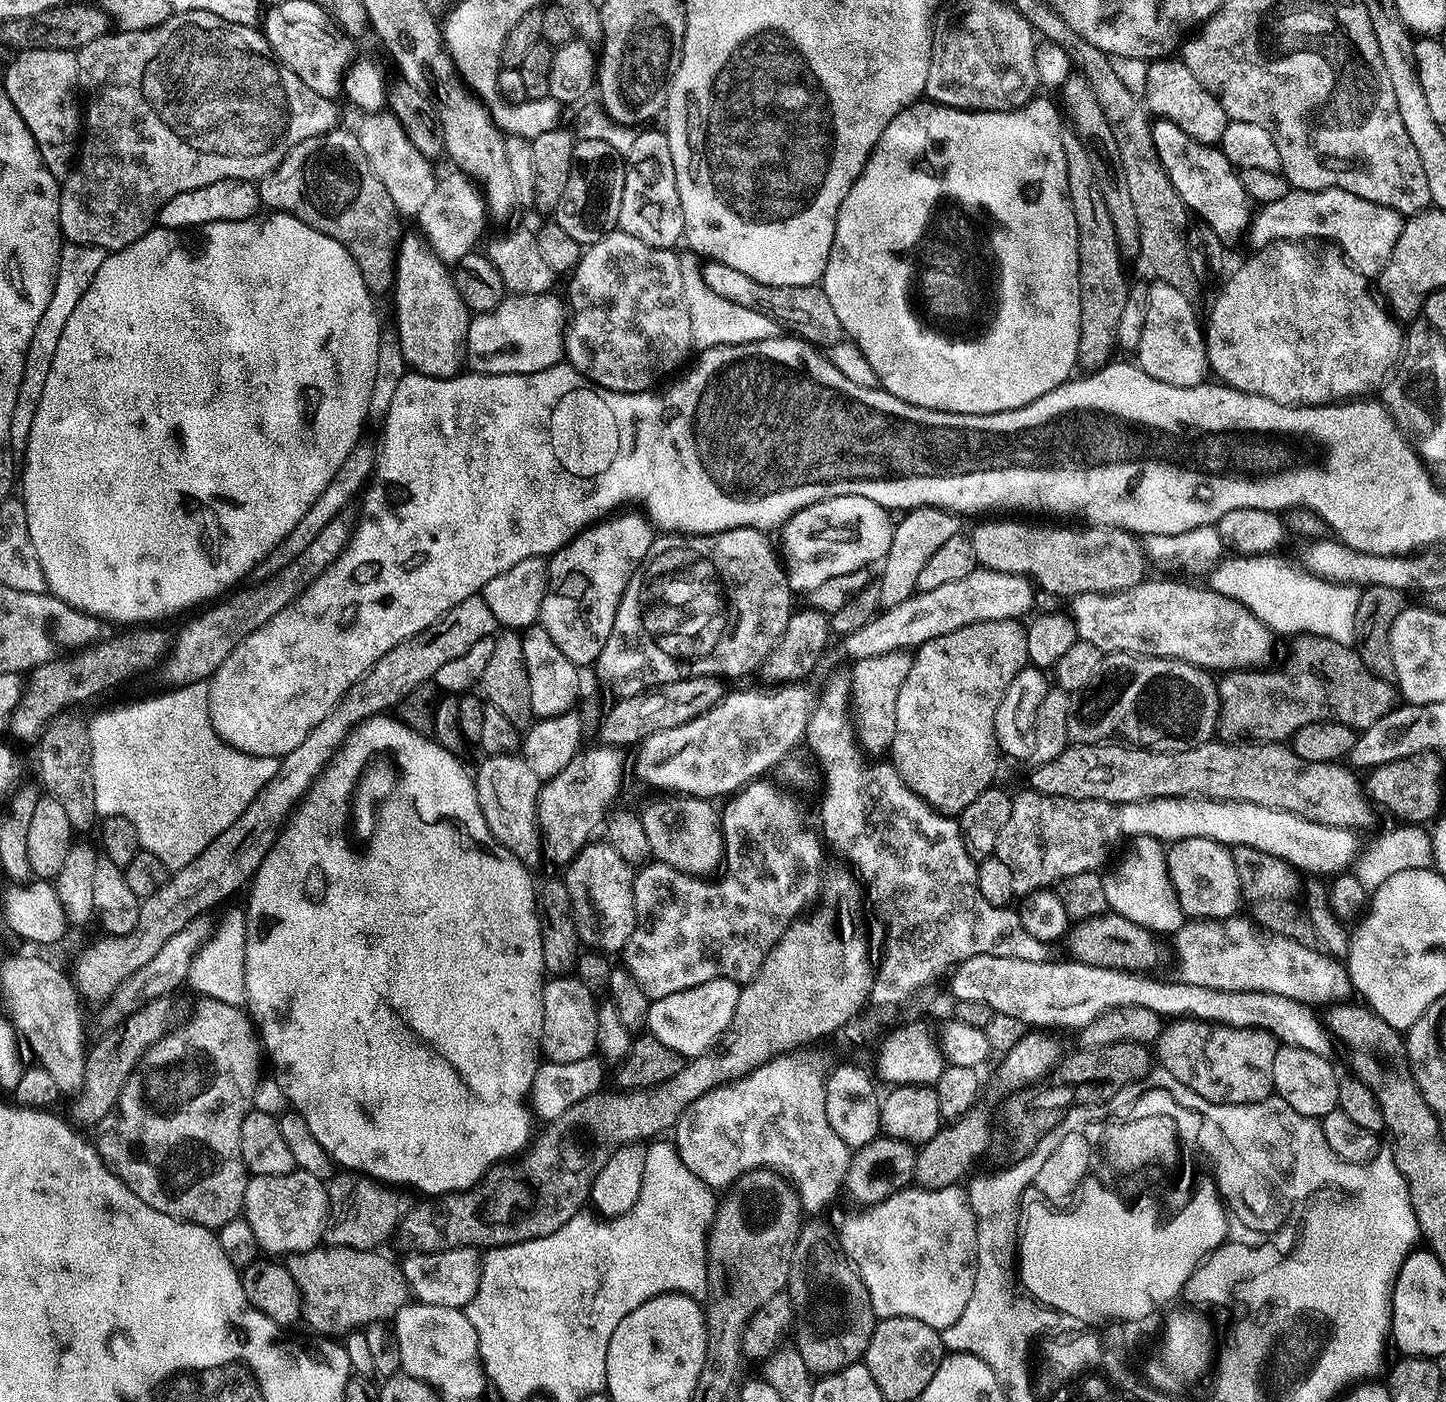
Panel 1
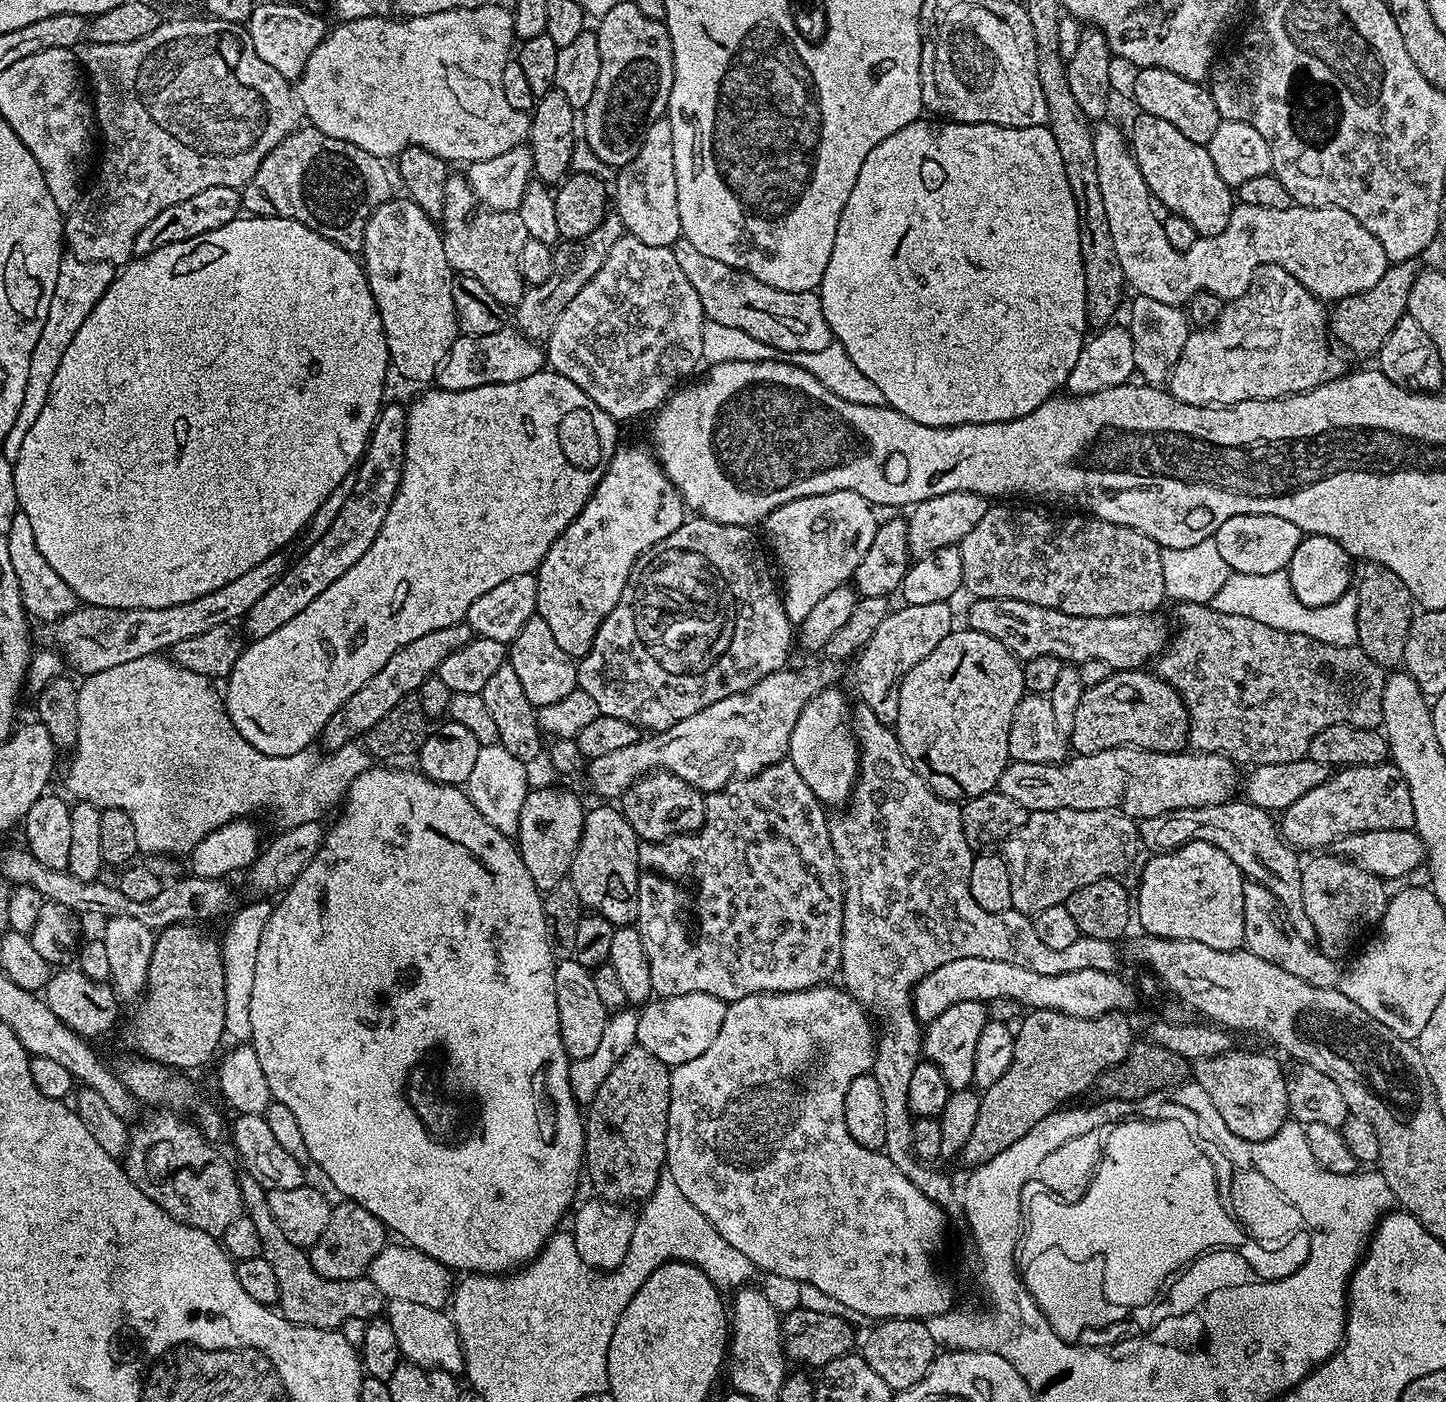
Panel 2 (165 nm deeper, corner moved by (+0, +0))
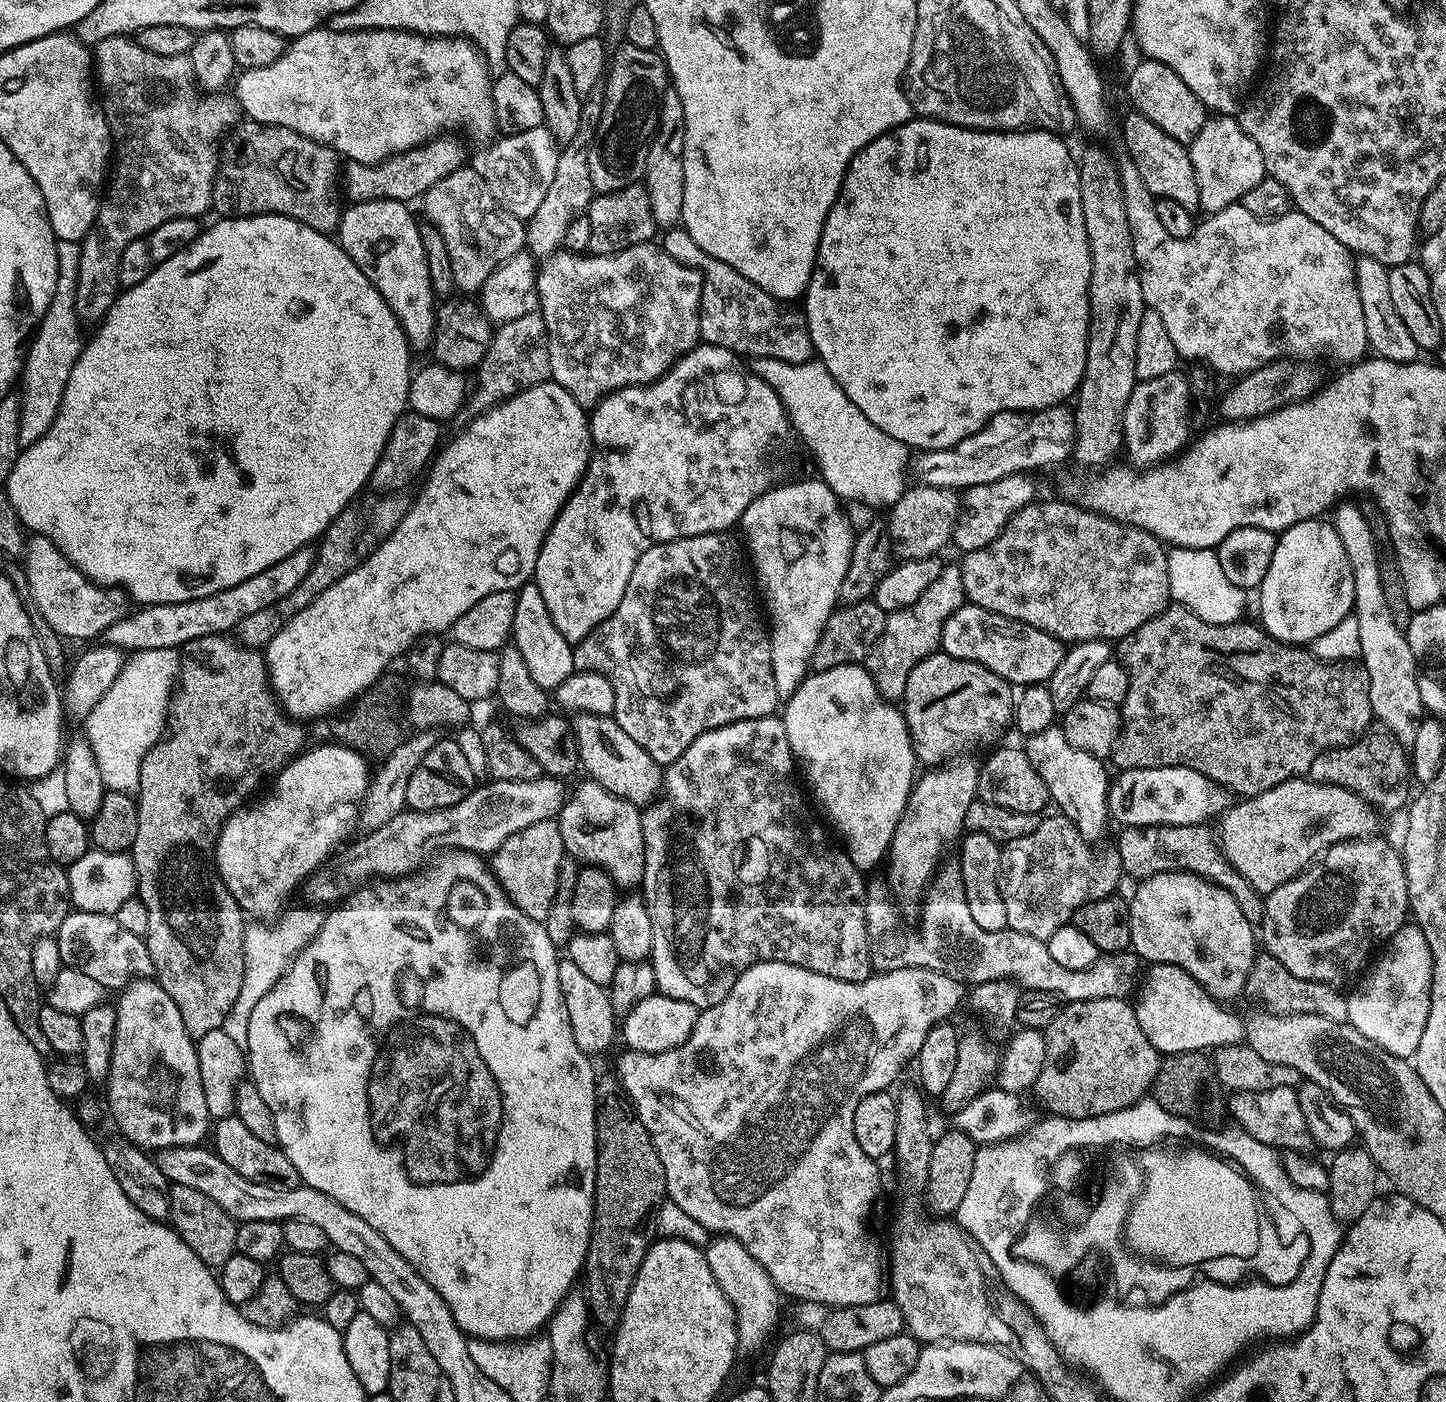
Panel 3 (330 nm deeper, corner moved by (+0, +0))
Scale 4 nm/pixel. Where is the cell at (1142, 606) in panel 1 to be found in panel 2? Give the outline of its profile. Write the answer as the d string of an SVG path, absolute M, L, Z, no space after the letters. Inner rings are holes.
M973 599L971 603L967 627L998 638L1021 662L1039 656L1056 656L1061 662L1097 660L1106 662L1113 670L1140 670L1148 659L1159 657L1170 644L1170 624L1168 628L1160 614L1151 612L1094 617L1062 614L1057 608L1017 600Z

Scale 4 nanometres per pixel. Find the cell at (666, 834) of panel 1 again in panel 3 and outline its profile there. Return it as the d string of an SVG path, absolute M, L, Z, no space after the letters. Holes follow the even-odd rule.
M579 714L570 727L580 751L580 768L588 771L587 775L595 784L601 784L606 791L637 806L647 806L661 795L665 769L638 746L612 716Z

